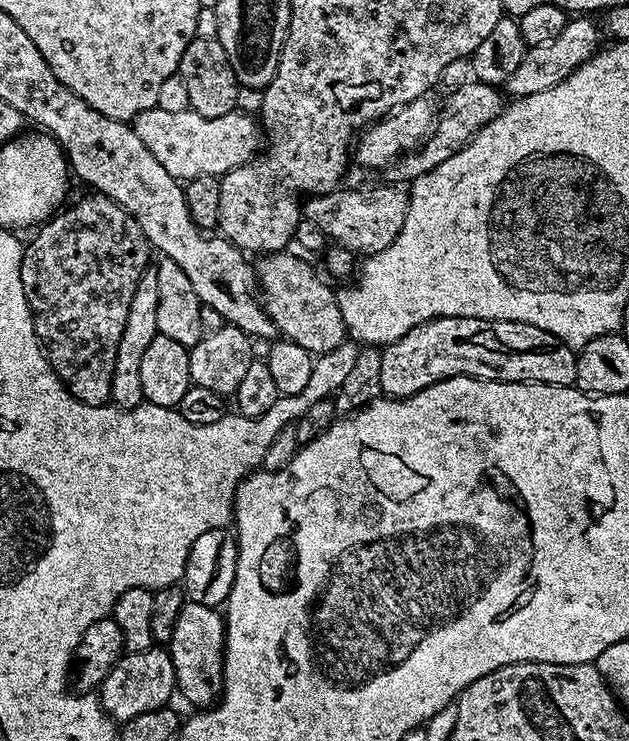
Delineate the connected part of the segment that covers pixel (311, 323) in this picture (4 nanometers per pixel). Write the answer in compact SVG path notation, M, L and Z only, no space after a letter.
M271 253L257 265L262 303L285 339L298 343L316 356L329 353L347 337L335 289L324 284L306 261L290 253Z

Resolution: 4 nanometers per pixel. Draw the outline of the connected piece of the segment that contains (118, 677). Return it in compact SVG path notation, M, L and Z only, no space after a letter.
M153 646L145 652L128 652L121 656L100 684L98 699L107 716L112 717L113 721L123 722L130 718L138 718L138 714L165 707L171 701L168 699L171 698L172 692L174 696L176 691L174 662L167 647Z

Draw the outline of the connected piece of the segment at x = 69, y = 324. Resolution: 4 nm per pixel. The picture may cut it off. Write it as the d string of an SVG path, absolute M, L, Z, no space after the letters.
M88 195L92 196L82 197L77 204L70 205L71 203L69 203L67 207L57 211L55 215L35 229L36 237L24 244L24 257L20 273L22 274L22 290L26 294L26 302L34 322L34 330L50 366L56 371L58 378L67 386L74 398L78 398L90 406L98 406L99 404L108 404L112 399L110 382L114 374L114 354L118 354L118 338L122 338L122 330L126 326L126 313L130 311L130 301L134 298L134 289L138 286L138 278L142 278L142 274L150 267L150 260L148 260L150 245L146 234L142 234L142 226L138 226L136 219L125 208L115 204L108 196Z

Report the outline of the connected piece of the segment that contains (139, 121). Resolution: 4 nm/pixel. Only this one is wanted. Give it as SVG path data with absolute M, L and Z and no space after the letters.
M155 107L138 114L131 126L142 138L142 146L166 166L170 175L187 182L199 176L219 178L251 160L262 144L261 129L253 117L252 120L243 110L222 114L222 118L202 118L191 110L170 114L170 110Z

